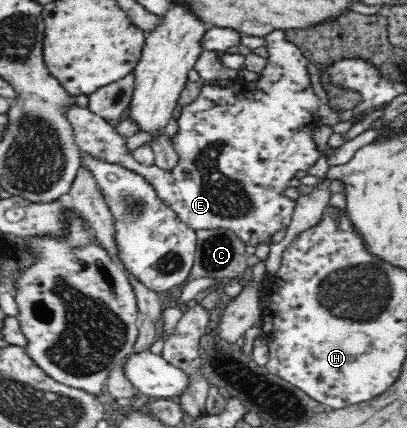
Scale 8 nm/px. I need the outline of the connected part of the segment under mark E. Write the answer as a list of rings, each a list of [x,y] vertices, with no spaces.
[[[271,32],[266,36],[268,45],[266,46],[267,54],[267,66],[257,73],[257,80],[244,80],[241,76],[235,76],[233,79],[229,79],[229,84],[204,84],[201,94],[190,104],[183,107],[181,116],[178,118],[178,131],[173,136],[172,141],[179,155],[179,161],[173,168],[161,168],[157,166],[156,163],[151,165],[141,164],[135,157],[134,152],[129,150],[127,142],[129,142],[129,136],[126,134],[121,134],[115,127],[111,124],[93,115],[87,107],[79,107],[74,101],[65,102],[59,106],[60,112],[67,119],[67,123],[71,125],[71,135],[73,135],[73,140],[75,145],[77,145],[81,151],[89,153],[91,156],[97,157],[102,161],[119,165],[127,170],[135,172],[135,174],[143,177],[145,181],[149,182],[157,196],[161,199],[161,202],[165,203],[173,214],[177,215],[187,226],[193,228],[193,230],[215,230],[215,229],[227,229],[235,233],[243,243],[249,244],[249,246],[255,246],[257,248],[259,245],[267,245],[271,248],[275,243],[281,241],[285,237],[285,232],[291,226],[294,210],[298,203],[298,198],[289,198],[285,196],[285,190],[291,186],[291,180],[299,174],[299,172],[307,172],[309,168],[313,168],[313,164],[321,158],[327,158],[329,154],[335,151],[335,148],[327,147],[326,150],[323,148],[323,154],[321,150],[317,148],[317,142],[313,140],[313,132],[315,128],[319,125],[319,95],[316,93],[315,87],[311,82],[311,73],[309,72],[311,62],[293,43],[289,43],[287,39],[283,36],[284,32]]]

